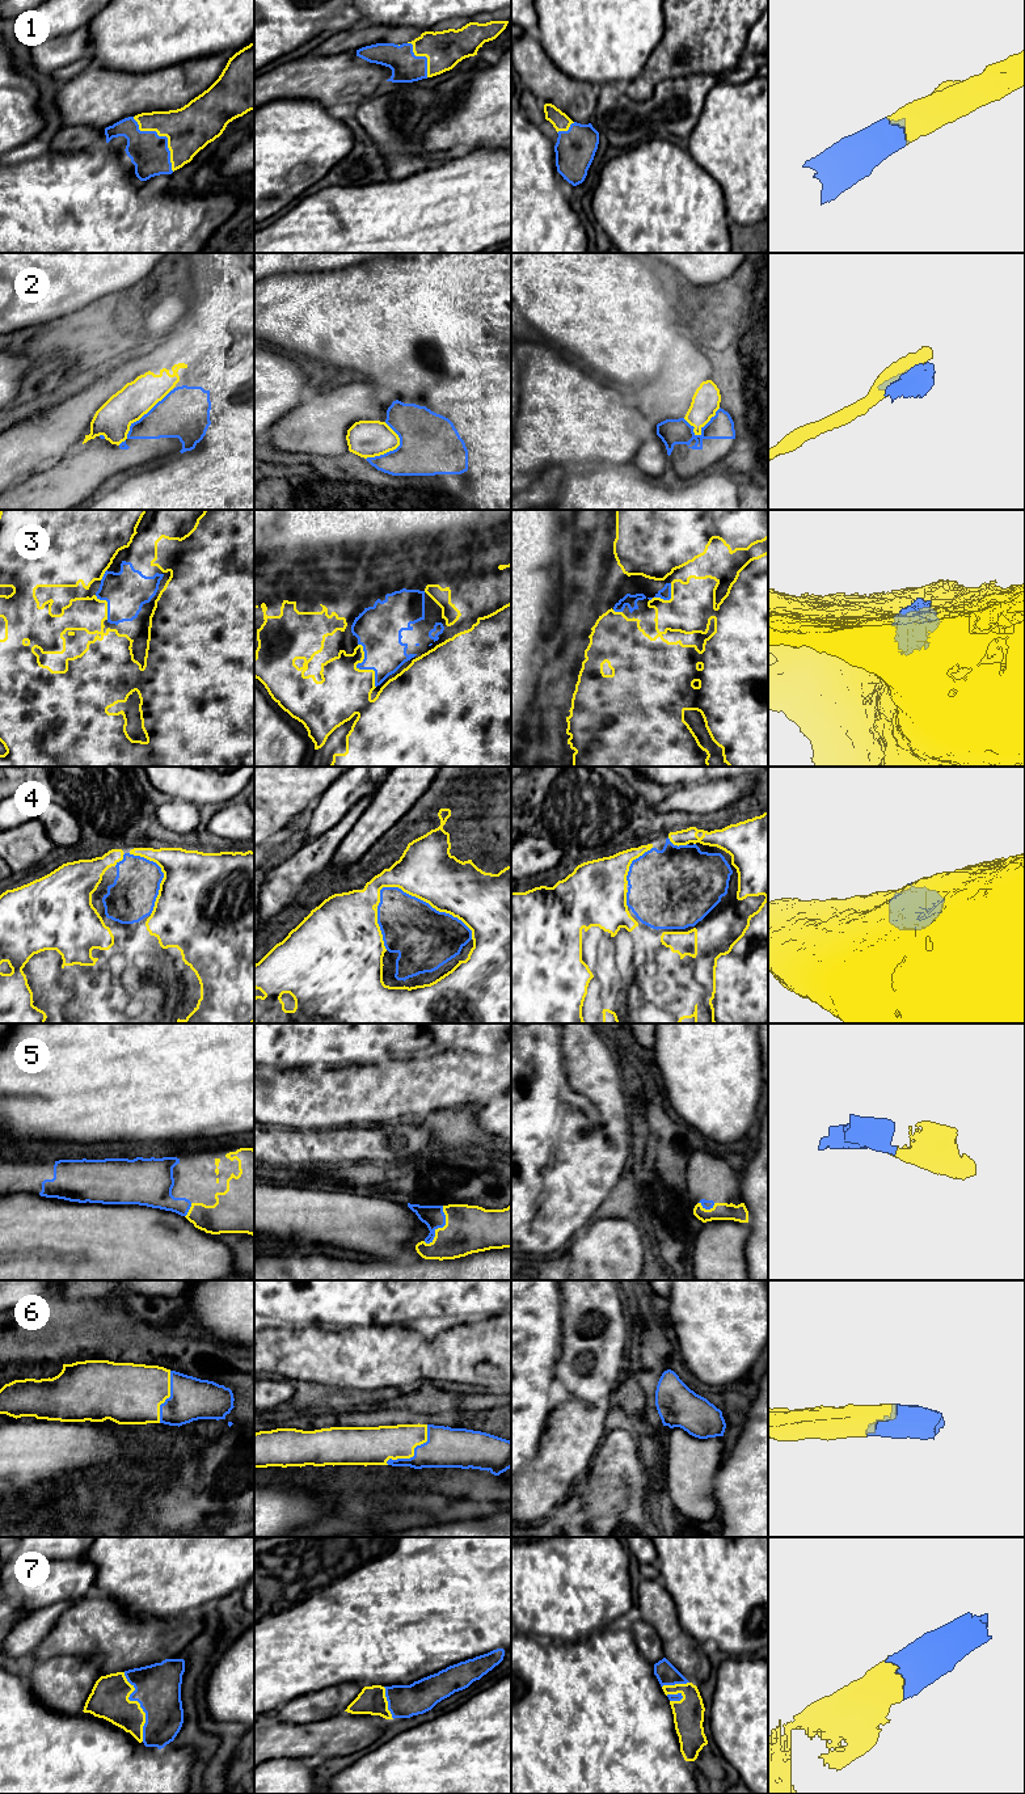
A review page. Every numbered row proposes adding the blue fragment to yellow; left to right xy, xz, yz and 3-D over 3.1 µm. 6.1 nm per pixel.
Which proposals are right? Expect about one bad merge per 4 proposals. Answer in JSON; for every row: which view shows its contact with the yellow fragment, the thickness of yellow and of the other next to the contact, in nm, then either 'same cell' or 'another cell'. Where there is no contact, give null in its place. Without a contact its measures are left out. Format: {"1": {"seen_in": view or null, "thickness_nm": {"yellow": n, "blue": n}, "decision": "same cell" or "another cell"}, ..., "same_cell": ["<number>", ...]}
{"1": {"seen_in": "xy", "thickness_nm": {"yellow": 280, "blue": 240}, "decision": "same cell"}, "2": {"seen_in": "xy", "thickness_nm": {"yellow": 220, "blue": 300}, "decision": "another cell"}, "3": {"seen_in": "xz", "thickness_nm": {"yellow": 320, "blue": 260}, "decision": "same cell"}, "4": {"seen_in": "xz", "thickness_nm": {"yellow": 360, "blue": 380}, "decision": "same cell"}, "5": {"seen_in": "xz", "thickness_nm": {"yellow": 300, "blue": 140}, "decision": "same cell"}, "6": {"seen_in": "xz", "thickness_nm": {"yellow": 240, "blue": 240}, "decision": "same cell"}, "7": {"seen_in": "xy", "thickness_nm": {"yellow": 240, "blue": 280}, "decision": "same cell"}, "same_cell": ["1", "3", "4", "5", "6", "7"]}

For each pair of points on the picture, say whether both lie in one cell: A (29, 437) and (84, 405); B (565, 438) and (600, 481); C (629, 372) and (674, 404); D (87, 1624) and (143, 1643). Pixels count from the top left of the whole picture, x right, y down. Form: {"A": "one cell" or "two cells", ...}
{"A": "one cell", "B": "two cells", "C": "two cells", "D": "one cell"}

